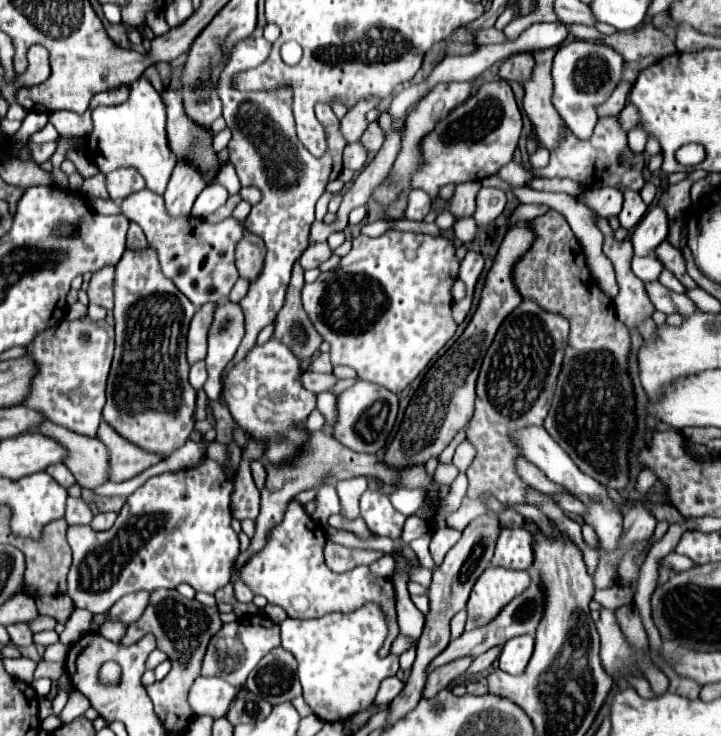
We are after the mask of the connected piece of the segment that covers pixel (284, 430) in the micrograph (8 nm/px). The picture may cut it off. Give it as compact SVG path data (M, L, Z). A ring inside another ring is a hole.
M274 337L264 345L254 345L224 377L224 403L236 425L255 441L268 444L264 456L272 464L282 462L284 455L291 455L291 450L299 450L310 439L310 431L300 429L298 423L304 423L316 409L316 395L302 385L300 377L300 361L290 353L288 345L274 341ZM260 409L264 409L264 417L258 413Z

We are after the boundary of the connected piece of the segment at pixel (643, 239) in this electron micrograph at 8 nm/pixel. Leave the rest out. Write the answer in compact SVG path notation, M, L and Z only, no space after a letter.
M654 205L642 217L642 221L638 223L638 227L630 237L634 245L634 255L636 257L650 255L658 245L662 245L662 241L666 241L666 237L668 237L668 217L658 205Z

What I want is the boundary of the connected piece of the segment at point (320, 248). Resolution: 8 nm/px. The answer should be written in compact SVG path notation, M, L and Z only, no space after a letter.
M312 243L308 245L308 249L300 255L298 263L302 265L302 269L312 269L318 267L322 261L326 261L332 255L332 249L328 247L328 243Z

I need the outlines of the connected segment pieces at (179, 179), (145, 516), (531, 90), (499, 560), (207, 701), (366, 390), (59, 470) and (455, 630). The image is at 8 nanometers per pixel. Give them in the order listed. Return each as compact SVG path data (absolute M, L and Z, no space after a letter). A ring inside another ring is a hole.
M178 163L172 171L172 177L168 181L168 187L164 191L166 211L170 217L182 217L190 213L196 197L206 187L202 175L192 165Z
M228 443L226 453L226 463L204 459L194 467L202 469L196 481L194 469L150 477L126 499L110 531L96 533L82 525L68 527L68 543L74 553L68 595L76 607L98 615L128 593L150 593L162 587L176 589L180 583L188 583L196 591L214 593L230 581L234 561L240 555L238 535L232 529L230 497L242 449Z
M559 46L546 49L546 51L534 51L536 67L532 73L532 79L524 83L524 111L532 123L532 127L538 133L540 143L548 149L554 151L558 147L558 141L566 137L566 123L558 115L558 111L552 105L552 93L554 93L554 83L550 77L552 69L552 57L559 49Z
M502 529L492 565L508 569L530 569L534 563L532 535L526 529Z
M198 677L190 689L188 701L196 715L224 717L230 703L236 699L238 689L222 677Z
M358 381L354 387L338 395L336 421L332 423L330 433L352 451L378 453L386 445L386 439L396 421L396 413L398 413L398 397L392 391L382 389L376 383Z
M58 463L58 465L50 465L50 469L46 469L46 473L50 473L50 475L52 475L64 489L76 485L74 475L72 475L70 469L68 469L66 465L62 465L62 463Z
M466 609L458 611L458 613L452 617L452 639L456 639L456 637L462 635L464 623L466 623Z

